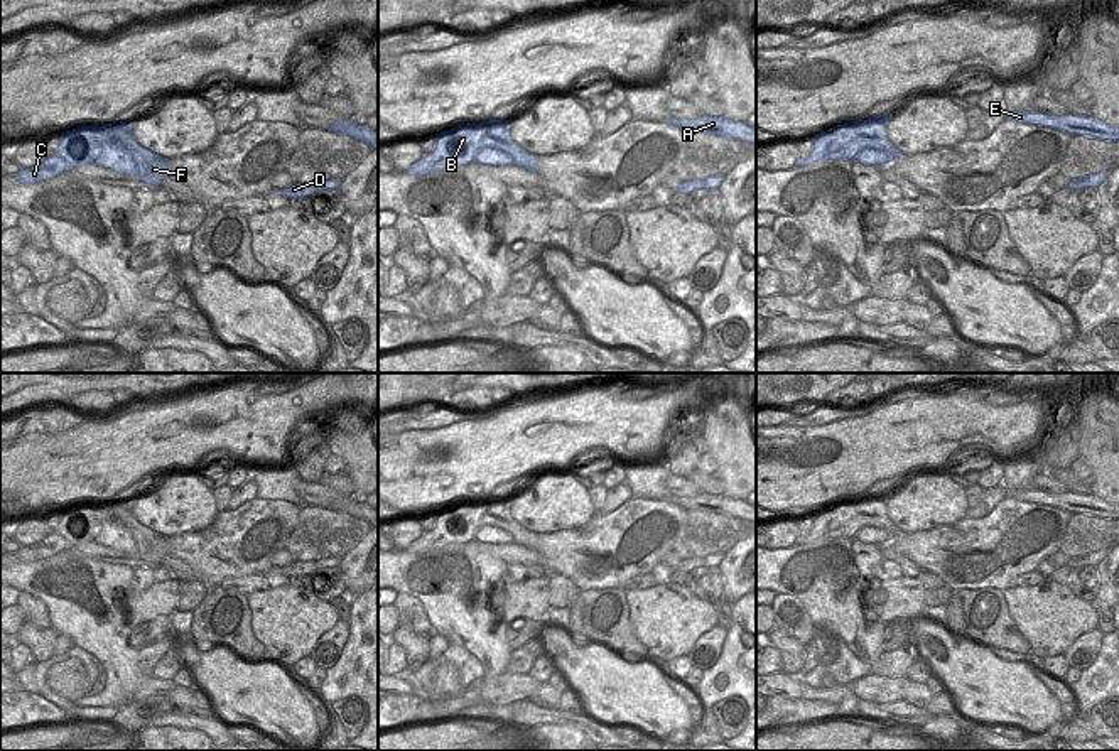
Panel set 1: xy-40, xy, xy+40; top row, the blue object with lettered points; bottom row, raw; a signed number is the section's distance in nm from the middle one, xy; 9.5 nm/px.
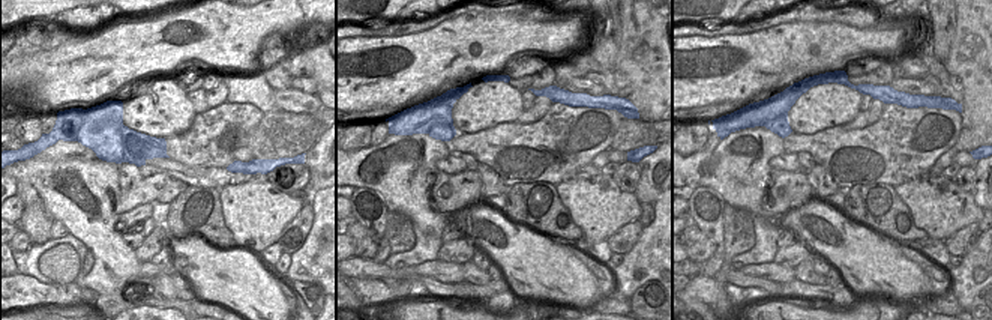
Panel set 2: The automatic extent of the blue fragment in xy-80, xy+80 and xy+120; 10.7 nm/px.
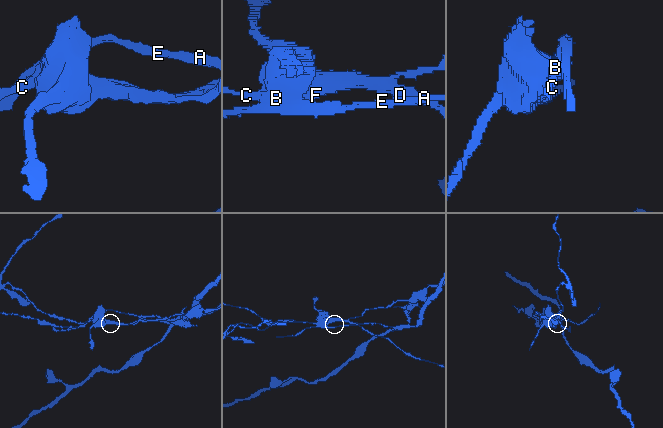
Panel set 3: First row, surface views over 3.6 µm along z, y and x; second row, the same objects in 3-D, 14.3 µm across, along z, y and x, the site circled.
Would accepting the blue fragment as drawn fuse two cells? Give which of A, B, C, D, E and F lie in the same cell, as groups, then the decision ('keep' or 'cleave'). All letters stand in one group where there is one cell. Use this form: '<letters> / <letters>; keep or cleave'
A E / B C D F; cleave

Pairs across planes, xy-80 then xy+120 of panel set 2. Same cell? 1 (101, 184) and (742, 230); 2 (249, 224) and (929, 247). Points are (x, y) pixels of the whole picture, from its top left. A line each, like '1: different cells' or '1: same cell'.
1: different cells
2: different cells

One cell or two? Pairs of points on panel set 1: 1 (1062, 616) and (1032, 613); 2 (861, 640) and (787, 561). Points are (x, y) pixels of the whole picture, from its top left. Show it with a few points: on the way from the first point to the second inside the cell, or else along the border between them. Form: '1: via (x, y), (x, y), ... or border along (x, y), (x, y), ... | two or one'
1: via (1055, 616), (1038, 613) | one
2: via (846, 620), (807, 581) | one

